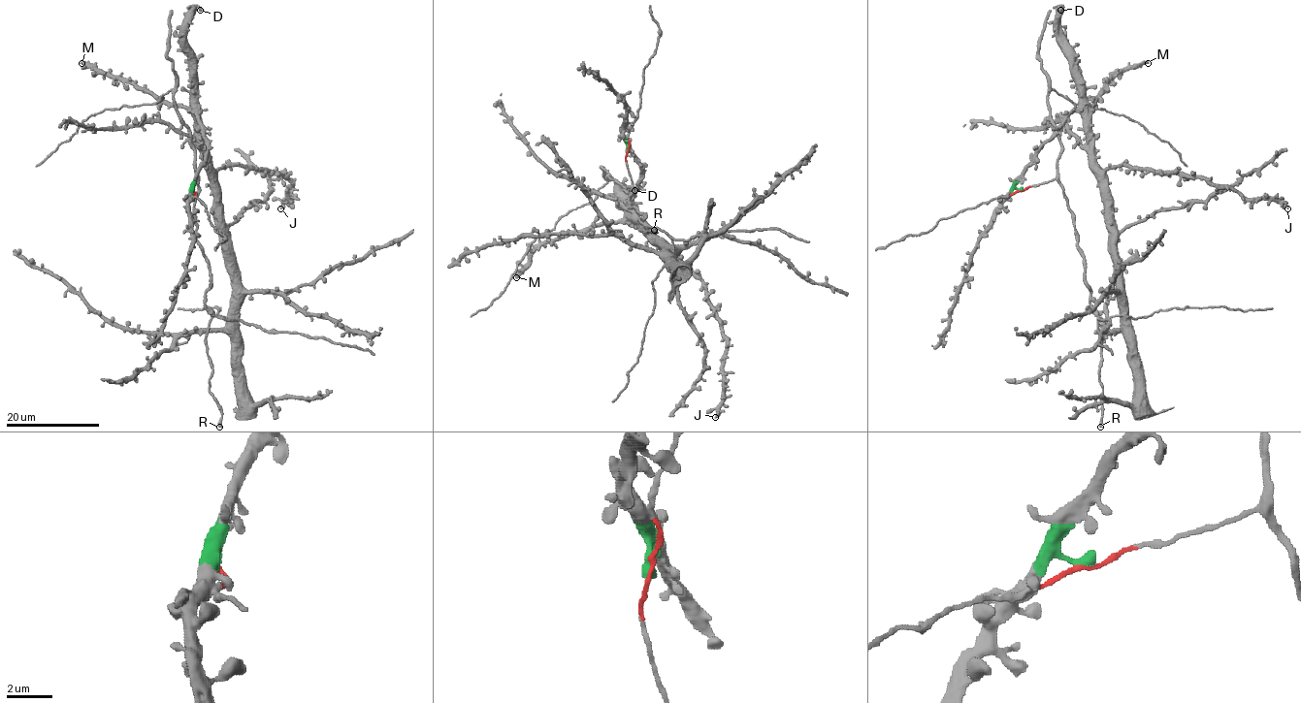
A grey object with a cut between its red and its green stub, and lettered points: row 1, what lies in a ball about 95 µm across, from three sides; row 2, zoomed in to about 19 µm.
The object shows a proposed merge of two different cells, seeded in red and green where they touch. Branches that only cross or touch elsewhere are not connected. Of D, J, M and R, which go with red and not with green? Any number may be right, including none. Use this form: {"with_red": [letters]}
{"with_red": ["R"]}

